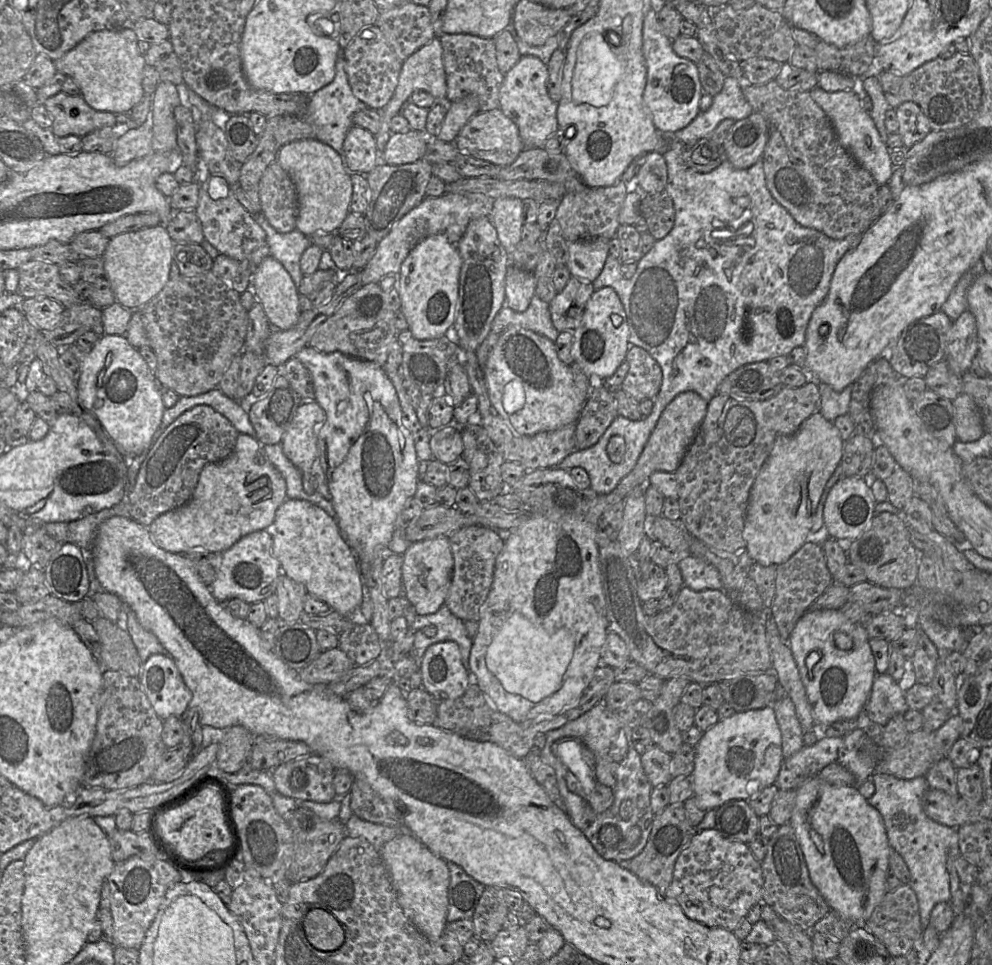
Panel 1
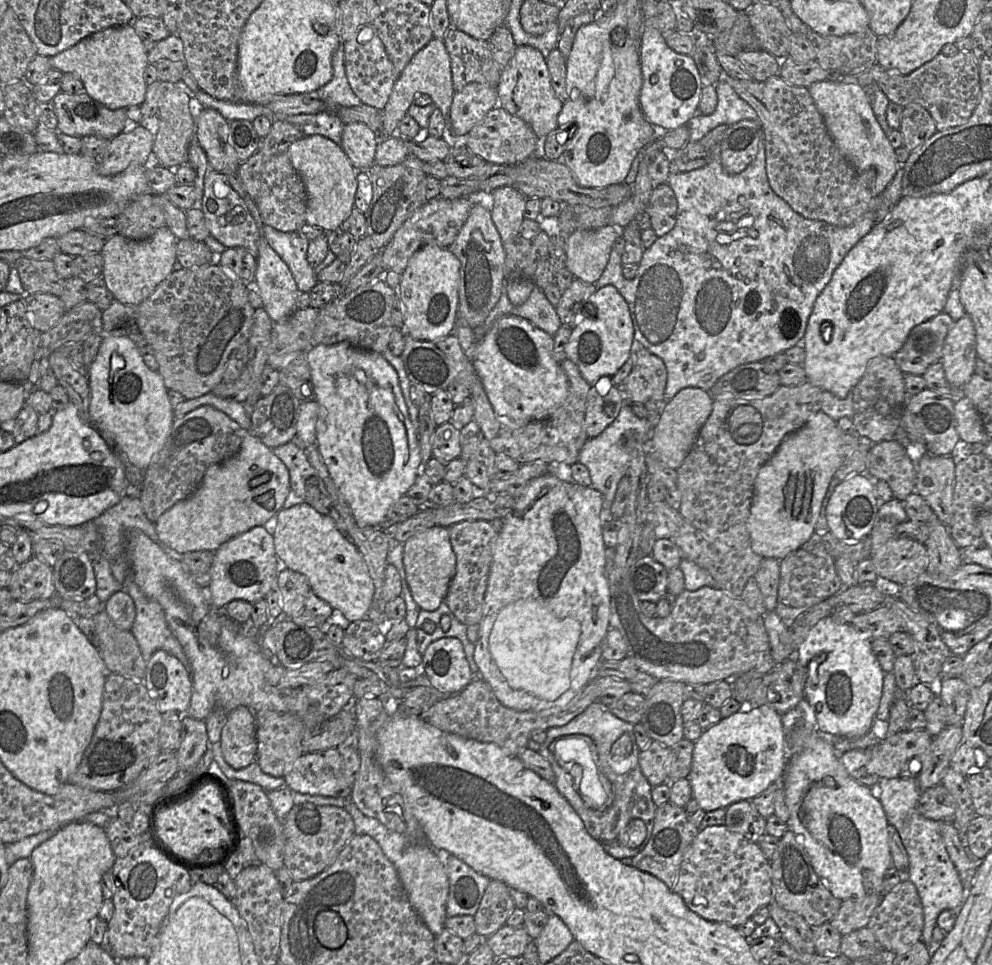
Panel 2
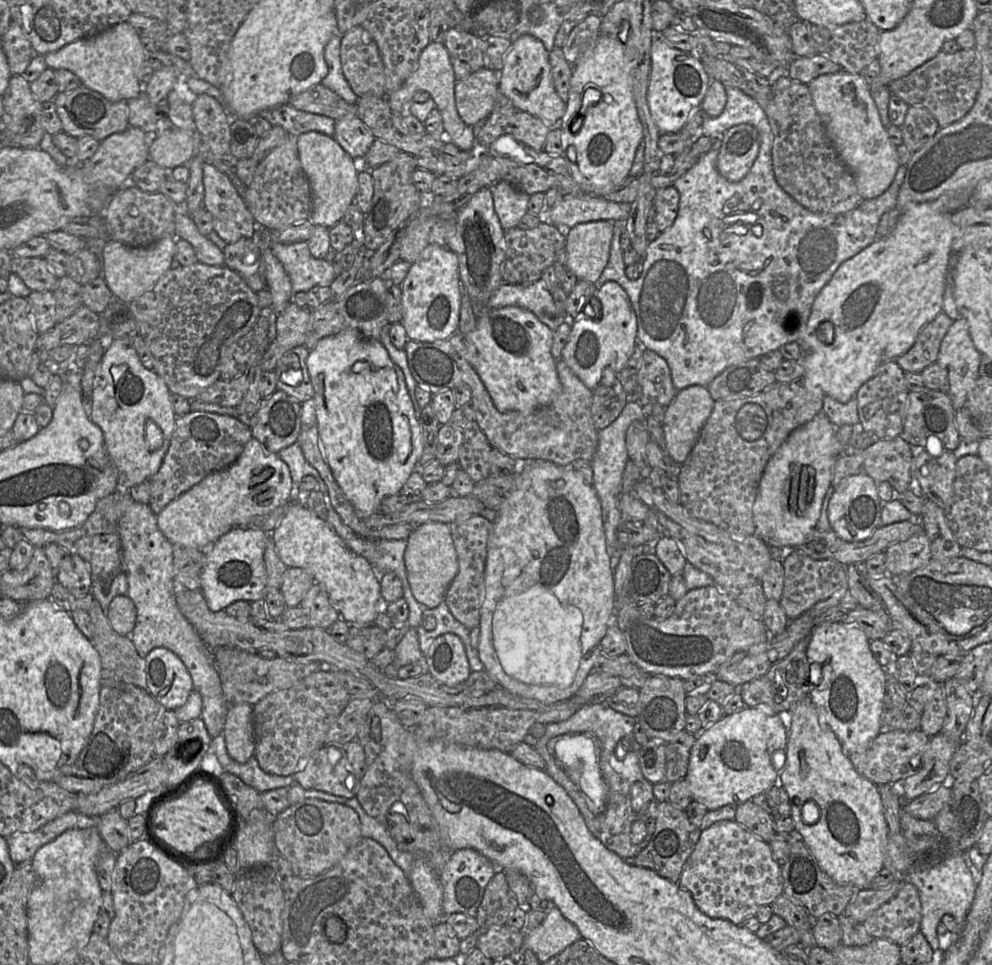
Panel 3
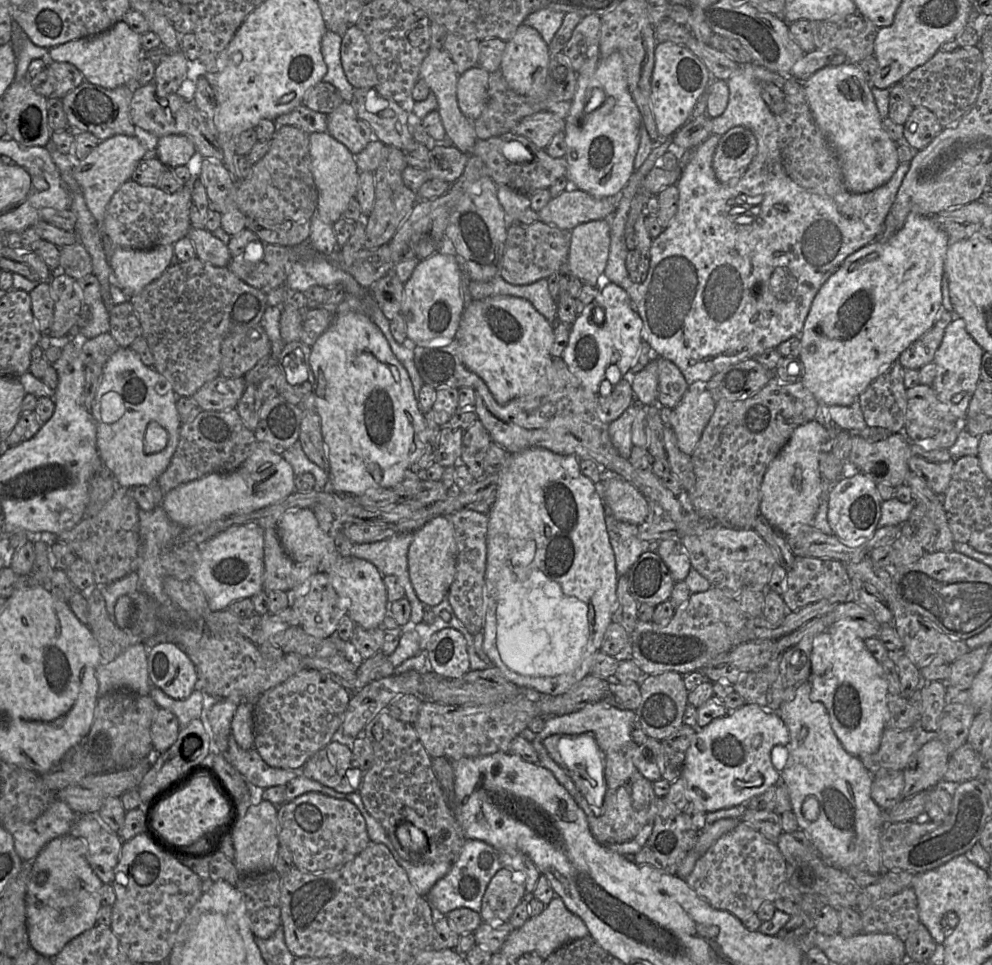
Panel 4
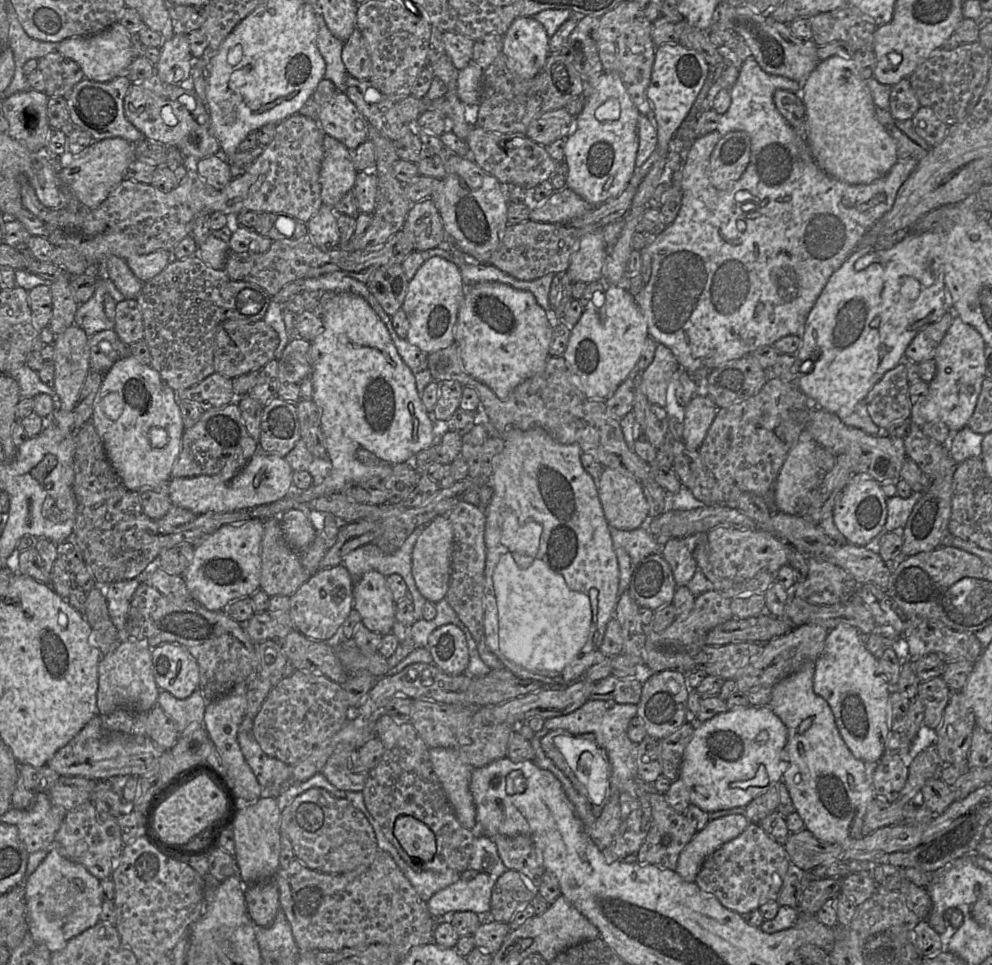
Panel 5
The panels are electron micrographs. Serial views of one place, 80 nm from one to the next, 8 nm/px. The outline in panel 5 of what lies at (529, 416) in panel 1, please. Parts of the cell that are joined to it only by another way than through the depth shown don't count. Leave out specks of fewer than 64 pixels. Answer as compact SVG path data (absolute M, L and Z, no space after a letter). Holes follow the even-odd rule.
M500 282L465 288L454 326L454 344L466 372L505 400L512 390L546 365L553 328L533 293Z

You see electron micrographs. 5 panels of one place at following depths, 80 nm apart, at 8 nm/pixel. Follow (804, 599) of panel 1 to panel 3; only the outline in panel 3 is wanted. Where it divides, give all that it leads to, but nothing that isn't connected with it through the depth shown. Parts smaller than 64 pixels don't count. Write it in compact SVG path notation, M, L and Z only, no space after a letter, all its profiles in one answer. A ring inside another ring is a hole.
M790 549L782 561L783 591L779 603L788 620L794 620L819 601L826 600L840 590L848 590L846 566L835 559L813 559L803 552Z

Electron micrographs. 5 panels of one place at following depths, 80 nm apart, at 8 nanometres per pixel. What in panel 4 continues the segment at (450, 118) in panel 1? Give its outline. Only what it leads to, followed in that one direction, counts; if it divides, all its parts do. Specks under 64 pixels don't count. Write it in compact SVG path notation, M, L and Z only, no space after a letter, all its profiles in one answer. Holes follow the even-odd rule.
M476 65L458 76L456 90L458 105L470 121L475 121L486 106L489 75L487 70Z

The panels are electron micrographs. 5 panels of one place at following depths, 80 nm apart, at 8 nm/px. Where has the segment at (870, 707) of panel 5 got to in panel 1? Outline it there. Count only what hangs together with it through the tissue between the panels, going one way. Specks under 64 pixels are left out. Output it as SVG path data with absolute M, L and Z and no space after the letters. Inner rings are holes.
M807 610L789 635L789 648L799 669L807 698L813 708L815 727L851 720L864 710L876 677L875 658L866 628L846 618L840 610ZM842 632L852 638L850 650L836 647L834 635Z

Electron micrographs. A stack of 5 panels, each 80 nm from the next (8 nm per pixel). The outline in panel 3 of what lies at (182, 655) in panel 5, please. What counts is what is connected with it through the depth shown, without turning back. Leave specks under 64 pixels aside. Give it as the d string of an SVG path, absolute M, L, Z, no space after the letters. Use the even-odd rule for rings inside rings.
M156 647L145 658L146 689L164 710L182 707L194 689L186 666L173 651Z

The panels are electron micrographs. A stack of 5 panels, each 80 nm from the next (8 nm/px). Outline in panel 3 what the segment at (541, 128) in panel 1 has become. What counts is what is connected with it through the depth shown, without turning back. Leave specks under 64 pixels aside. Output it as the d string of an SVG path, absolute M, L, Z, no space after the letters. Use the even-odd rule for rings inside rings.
M530 34L514 37L499 73L499 91L517 110L540 118L550 128L558 125L566 111L566 103L558 96L553 85L549 52L538 38Z

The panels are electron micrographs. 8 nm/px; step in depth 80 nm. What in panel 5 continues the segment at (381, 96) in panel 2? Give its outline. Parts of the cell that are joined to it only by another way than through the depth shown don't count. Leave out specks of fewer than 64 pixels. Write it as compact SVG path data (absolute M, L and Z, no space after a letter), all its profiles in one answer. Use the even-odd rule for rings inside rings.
M357 28L343 43L341 59L350 76L358 80L369 80L371 60L365 40Z

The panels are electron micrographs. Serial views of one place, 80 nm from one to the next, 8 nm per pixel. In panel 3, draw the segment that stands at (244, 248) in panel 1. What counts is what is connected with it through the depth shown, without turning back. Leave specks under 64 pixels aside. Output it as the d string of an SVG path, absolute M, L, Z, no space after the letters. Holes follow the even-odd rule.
M204 162L203 184L204 207L213 216L213 230L228 244L234 243L242 237L253 238L255 235L255 219L230 178L213 165Z

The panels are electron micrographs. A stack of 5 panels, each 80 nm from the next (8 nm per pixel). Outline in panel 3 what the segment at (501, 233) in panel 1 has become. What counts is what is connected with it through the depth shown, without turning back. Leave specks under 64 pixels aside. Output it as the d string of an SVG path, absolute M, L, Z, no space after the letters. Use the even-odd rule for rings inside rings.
M499 181L491 187L495 212L505 231L517 227L528 210L530 196L517 190L506 181Z

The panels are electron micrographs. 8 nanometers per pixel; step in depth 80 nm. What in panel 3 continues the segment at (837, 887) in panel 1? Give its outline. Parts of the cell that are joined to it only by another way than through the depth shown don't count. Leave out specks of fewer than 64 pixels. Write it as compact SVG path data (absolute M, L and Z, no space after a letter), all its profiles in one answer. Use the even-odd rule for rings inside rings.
M809 695L787 712L790 715L786 763L781 770L779 782L788 794L795 830L820 868L833 881L840 885L869 888L872 879L884 867L888 842L888 825L878 787L857 772L835 733L829 727L821 727L818 711Z

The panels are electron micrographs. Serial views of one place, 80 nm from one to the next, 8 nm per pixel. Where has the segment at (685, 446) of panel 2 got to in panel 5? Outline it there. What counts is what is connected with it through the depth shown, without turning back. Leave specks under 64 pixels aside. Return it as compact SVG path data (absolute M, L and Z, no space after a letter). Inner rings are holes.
M695 396L685 407L682 442L688 450L698 450L711 426L718 407L709 396Z

